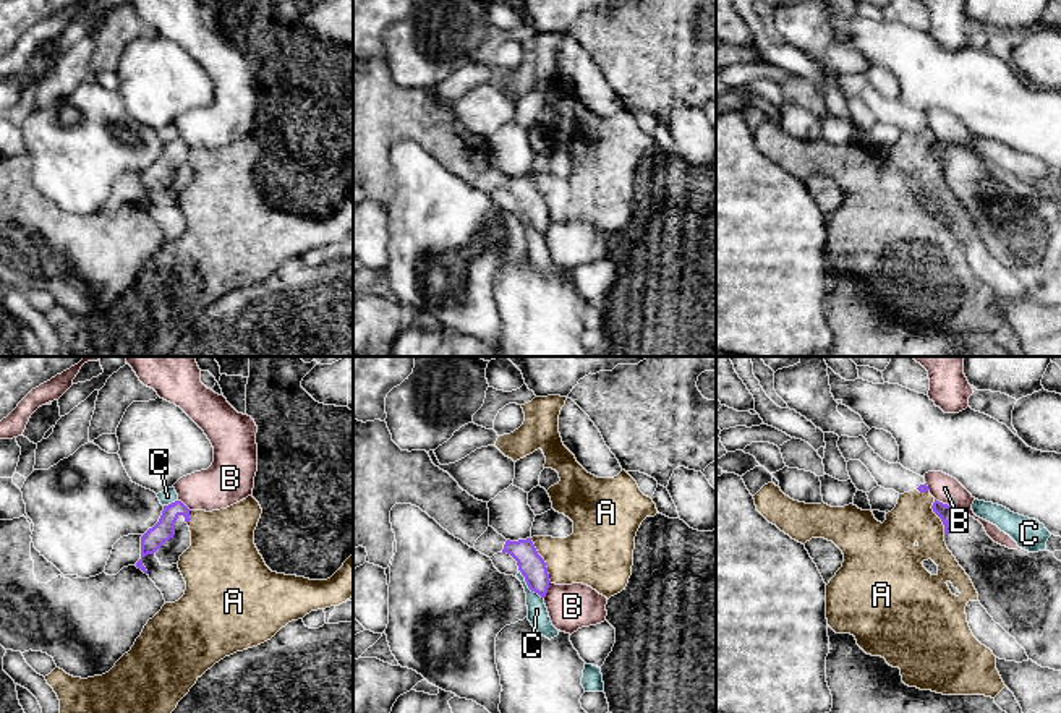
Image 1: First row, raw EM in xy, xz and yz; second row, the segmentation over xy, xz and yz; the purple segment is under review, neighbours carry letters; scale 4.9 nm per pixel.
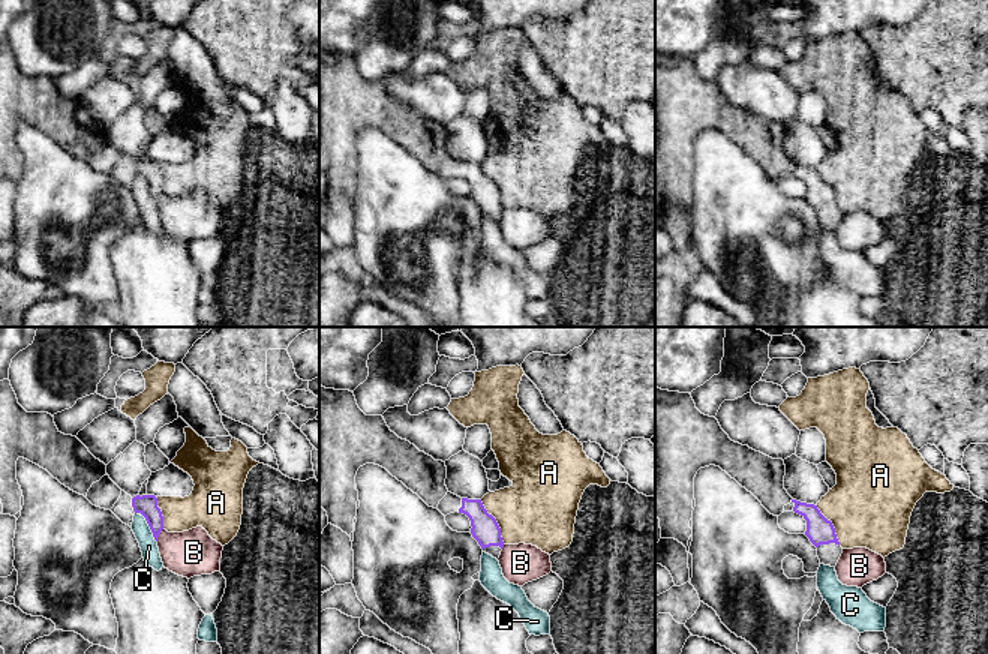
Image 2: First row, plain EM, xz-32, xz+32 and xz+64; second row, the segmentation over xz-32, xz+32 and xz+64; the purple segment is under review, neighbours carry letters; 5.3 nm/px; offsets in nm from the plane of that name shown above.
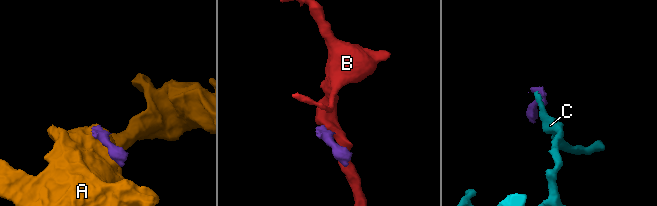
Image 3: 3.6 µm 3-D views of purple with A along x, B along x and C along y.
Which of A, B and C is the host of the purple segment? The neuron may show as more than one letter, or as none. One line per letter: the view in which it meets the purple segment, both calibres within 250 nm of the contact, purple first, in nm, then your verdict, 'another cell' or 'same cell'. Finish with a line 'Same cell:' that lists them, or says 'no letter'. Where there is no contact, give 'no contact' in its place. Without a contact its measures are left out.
A: xz | 130/300 nm | another cell
B: yz | 80/140 nm | another cell
C: xz | 130/100 nm | another cell
Same cell: no letter

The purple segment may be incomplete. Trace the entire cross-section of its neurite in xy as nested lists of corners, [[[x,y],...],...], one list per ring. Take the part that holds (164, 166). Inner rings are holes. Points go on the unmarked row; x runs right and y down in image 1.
[[[181,138],[164,143],[159,159],[141,173],[141,196],[136,204],[147,211],[143,203],[147,191],[154,191],[160,203],[178,201],[180,193],[191,183],[188,159],[190,146]]]

